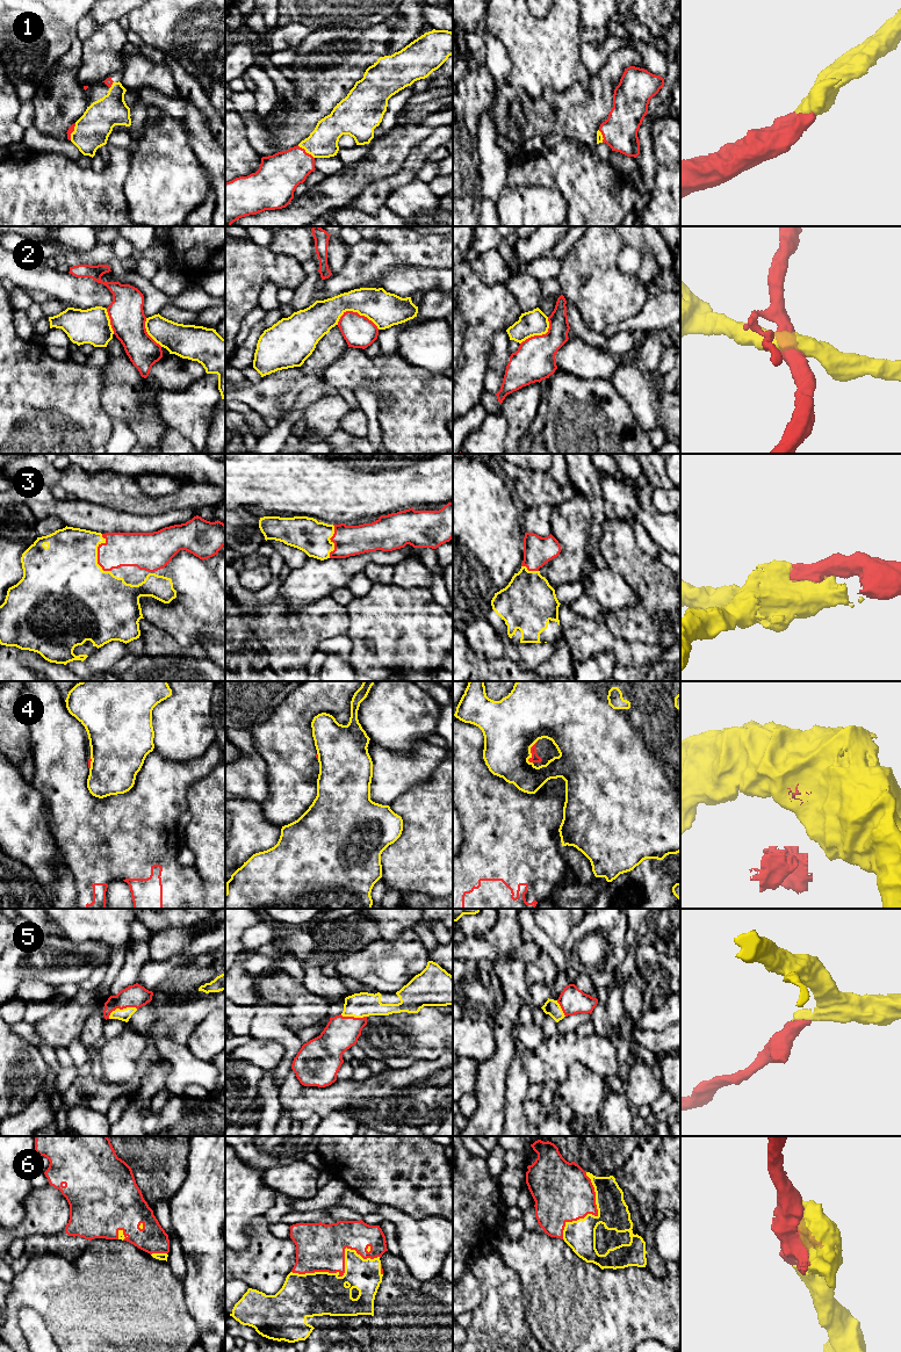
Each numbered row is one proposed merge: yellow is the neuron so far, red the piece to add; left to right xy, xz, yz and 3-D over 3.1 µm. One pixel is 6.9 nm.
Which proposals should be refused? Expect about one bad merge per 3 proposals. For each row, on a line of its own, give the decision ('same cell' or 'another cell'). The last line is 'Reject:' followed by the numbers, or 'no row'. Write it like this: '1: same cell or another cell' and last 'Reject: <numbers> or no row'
1: same cell
2: another cell
3: same cell
4: another cell
5: same cell
6: same cell
Reject: 2, 4

